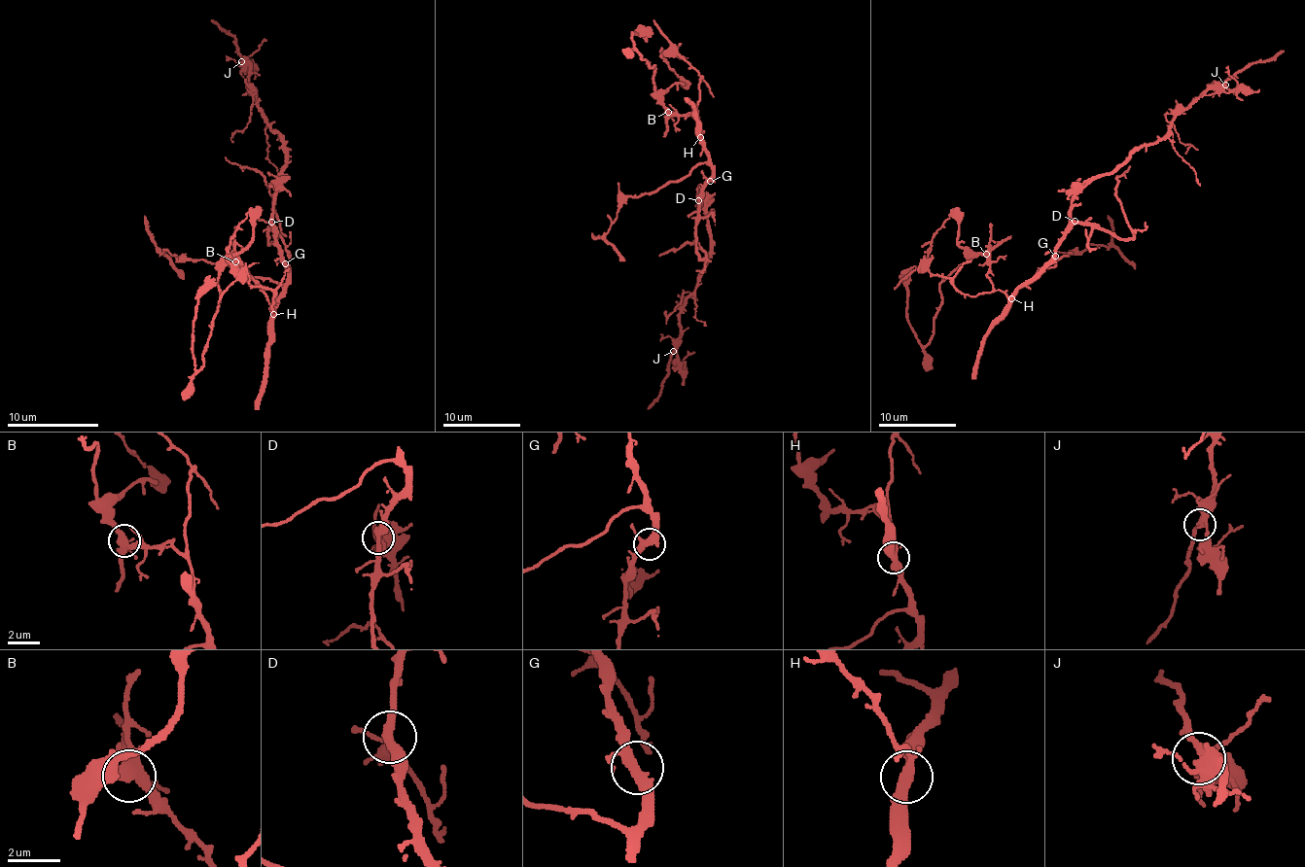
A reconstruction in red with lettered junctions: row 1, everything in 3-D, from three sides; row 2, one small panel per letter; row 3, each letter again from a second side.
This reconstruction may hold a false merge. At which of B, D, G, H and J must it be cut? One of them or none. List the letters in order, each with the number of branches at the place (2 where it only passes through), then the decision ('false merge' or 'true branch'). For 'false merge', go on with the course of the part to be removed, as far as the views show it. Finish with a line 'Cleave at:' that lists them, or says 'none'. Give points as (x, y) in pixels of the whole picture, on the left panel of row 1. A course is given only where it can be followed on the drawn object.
B: 3 branches meet; false merge; foreign part runs (234, 260), (221, 270), (216, 316), (202, 364), (195, 369), (193, 337), (197, 289), (209, 275)
D: 3 branches meet; true branch
G: 3 branches meet; true branch
H: 3 branches meet; true branch
J: 3 branches meet; true branch
Cleave at: B

